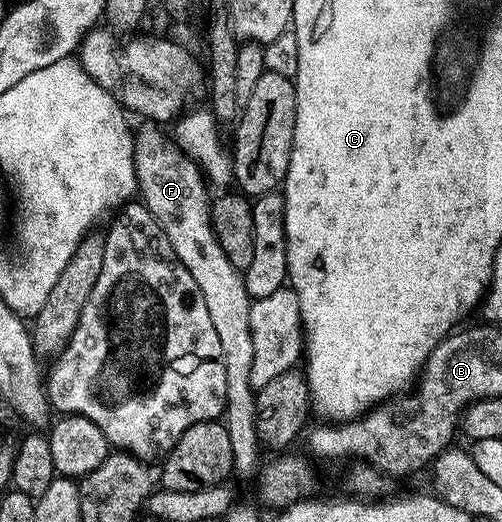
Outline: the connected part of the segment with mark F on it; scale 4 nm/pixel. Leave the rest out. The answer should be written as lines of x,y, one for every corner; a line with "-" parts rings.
149,124
146,127
146,130
136,131
133,144
139,198
171,240
175,256
189,269
191,276
195,276
195,284
199,284
199,292
203,292
207,312
211,312
215,332
219,332
221,358
227,368
223,421
231,436
236,477
249,478
253,473
258,473
263,453
261,437
257,434
257,395
252,384
255,344
251,330
251,299
242,271
234,268
231,260
227,260
213,231
211,195
206,175
188,154
181,153
176,141
169,139
168,142
157,131
160,129
156,125

